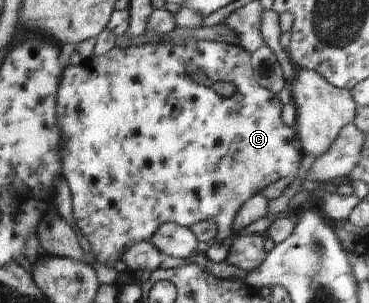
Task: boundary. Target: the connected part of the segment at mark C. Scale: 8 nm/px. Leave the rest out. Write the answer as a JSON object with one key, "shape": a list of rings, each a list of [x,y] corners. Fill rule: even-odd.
{"shape":[[[189,40],[185,45],[175,44],[168,41],[152,44],[131,45],[128,48],[114,46],[105,57],[99,59],[99,69],[91,68],[88,62],[78,66],[67,66],[63,70],[63,87],[59,87],[59,121],[63,135],[63,177],[71,191],[72,215],[77,227],[81,229],[82,235],[87,237],[91,244],[90,258],[111,266],[120,259],[121,254],[137,242],[147,241],[160,225],[173,222],[180,226],[190,228],[204,219],[213,219],[218,225],[217,240],[222,241],[227,237],[233,237],[232,223],[237,215],[238,209],[252,195],[259,194],[267,185],[281,177],[287,177],[289,182],[297,177],[303,152],[297,142],[296,130],[285,125],[282,120],[282,107],[284,106],[277,98],[277,94],[259,85],[255,79],[251,67],[250,54],[241,45],[231,45],[225,42],[210,42],[207,40]],[[187,65],[195,65],[201,73],[210,79],[233,83],[238,90],[230,97],[217,95],[212,87],[200,85],[193,80],[185,70]]]}

